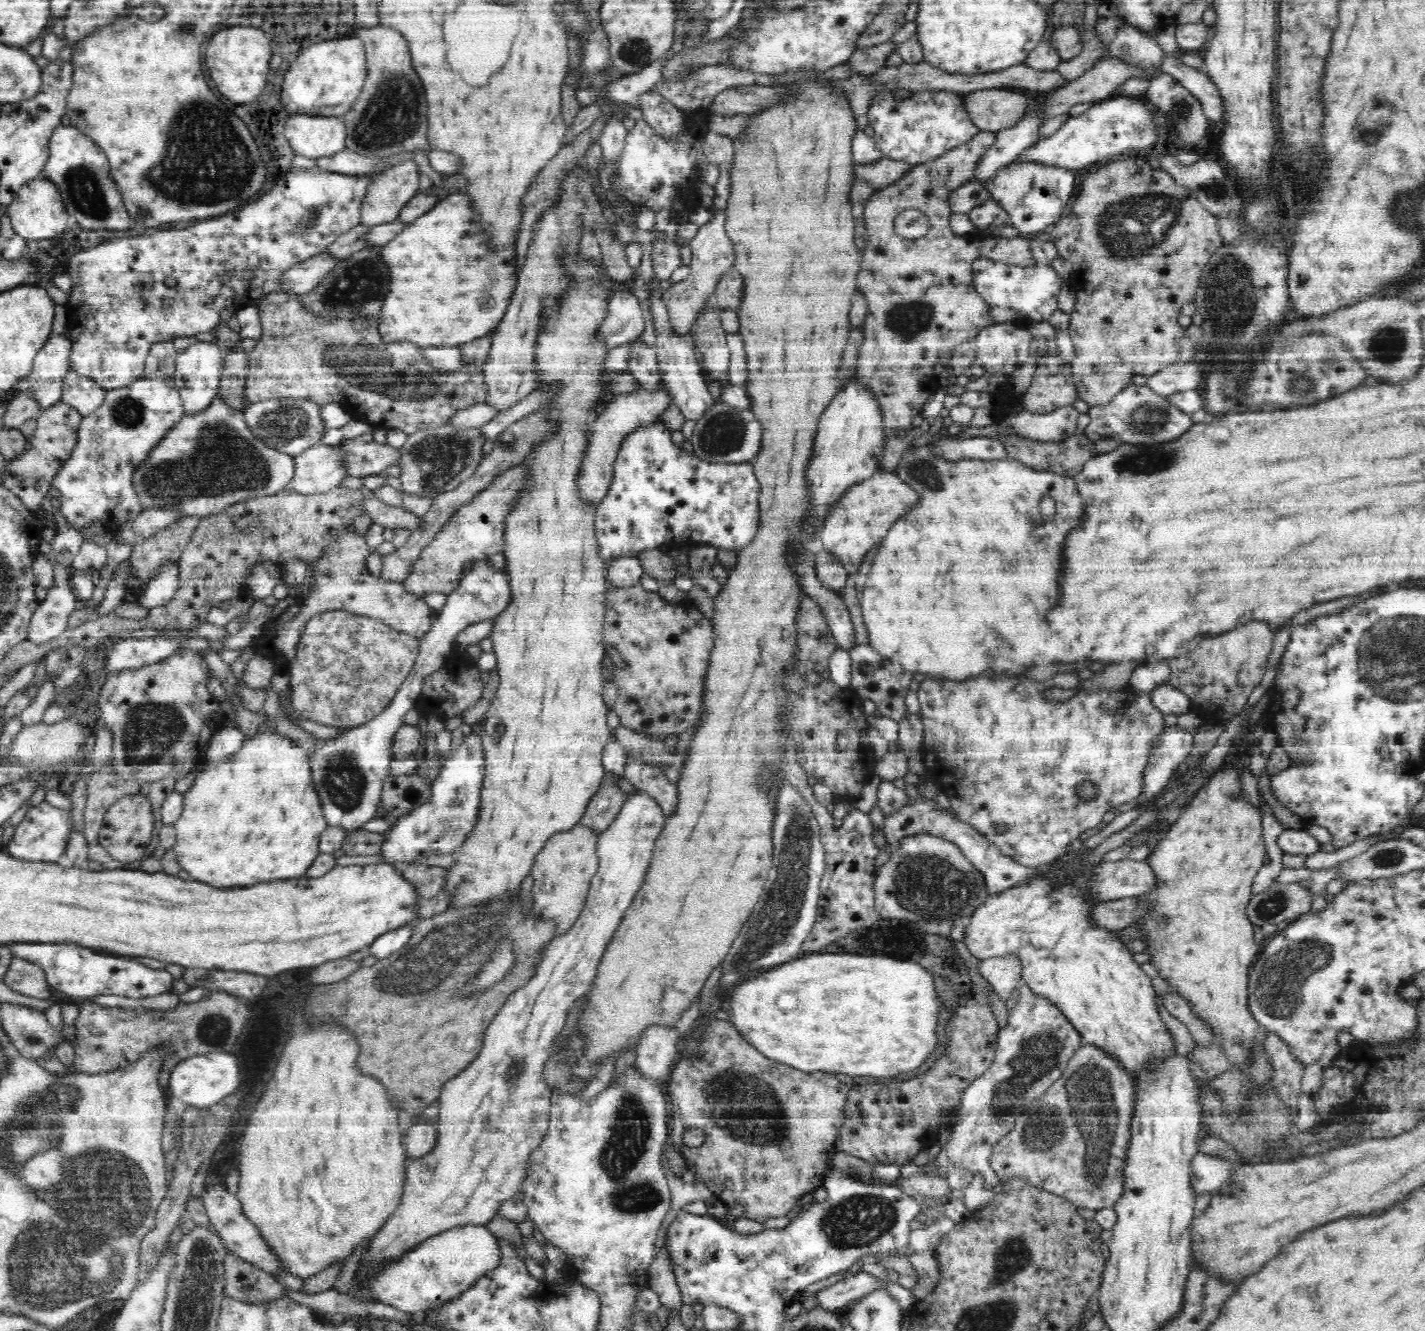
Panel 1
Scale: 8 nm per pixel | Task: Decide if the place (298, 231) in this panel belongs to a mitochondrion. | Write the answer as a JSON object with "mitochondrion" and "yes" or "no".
{"mitochondrion":"yes"}

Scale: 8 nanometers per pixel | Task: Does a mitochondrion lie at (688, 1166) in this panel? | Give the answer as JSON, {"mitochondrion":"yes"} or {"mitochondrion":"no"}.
{"mitochondrion":"no"}

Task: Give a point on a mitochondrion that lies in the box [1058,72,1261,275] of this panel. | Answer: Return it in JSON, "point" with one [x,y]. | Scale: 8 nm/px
{"point":[1124,230]}

